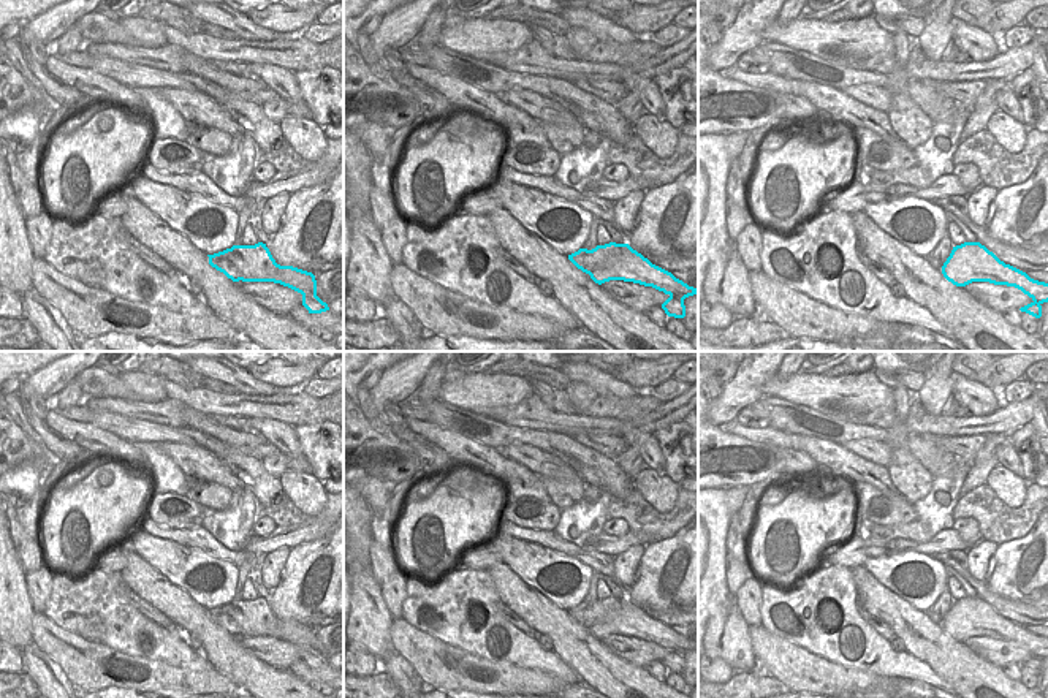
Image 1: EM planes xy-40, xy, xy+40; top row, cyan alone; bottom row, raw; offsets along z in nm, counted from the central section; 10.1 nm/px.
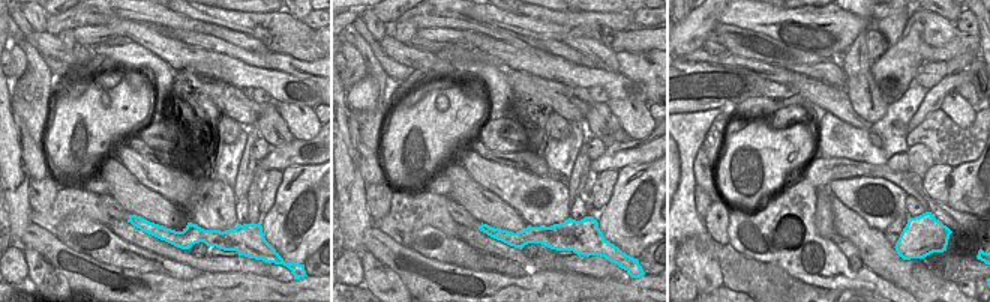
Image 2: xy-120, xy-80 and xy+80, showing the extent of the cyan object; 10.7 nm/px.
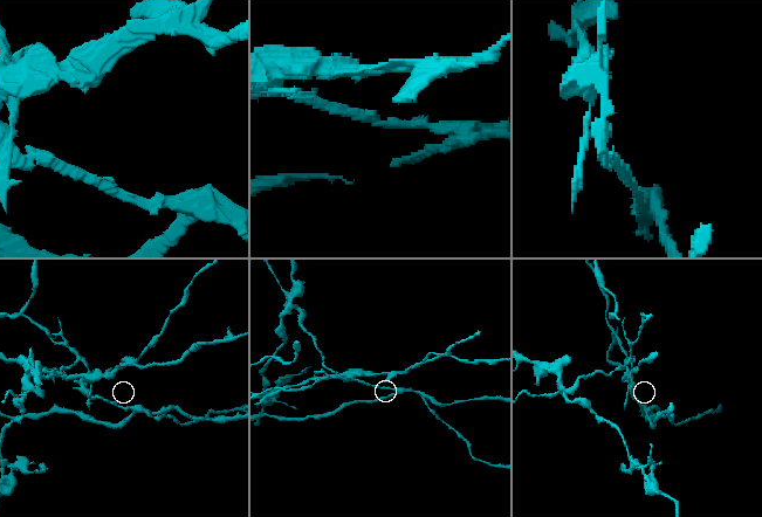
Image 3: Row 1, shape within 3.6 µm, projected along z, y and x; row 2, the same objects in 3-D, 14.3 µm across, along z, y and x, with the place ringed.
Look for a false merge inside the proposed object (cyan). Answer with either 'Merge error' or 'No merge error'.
Merge error

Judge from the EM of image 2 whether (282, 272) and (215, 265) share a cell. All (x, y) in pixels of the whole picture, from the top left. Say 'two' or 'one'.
two

